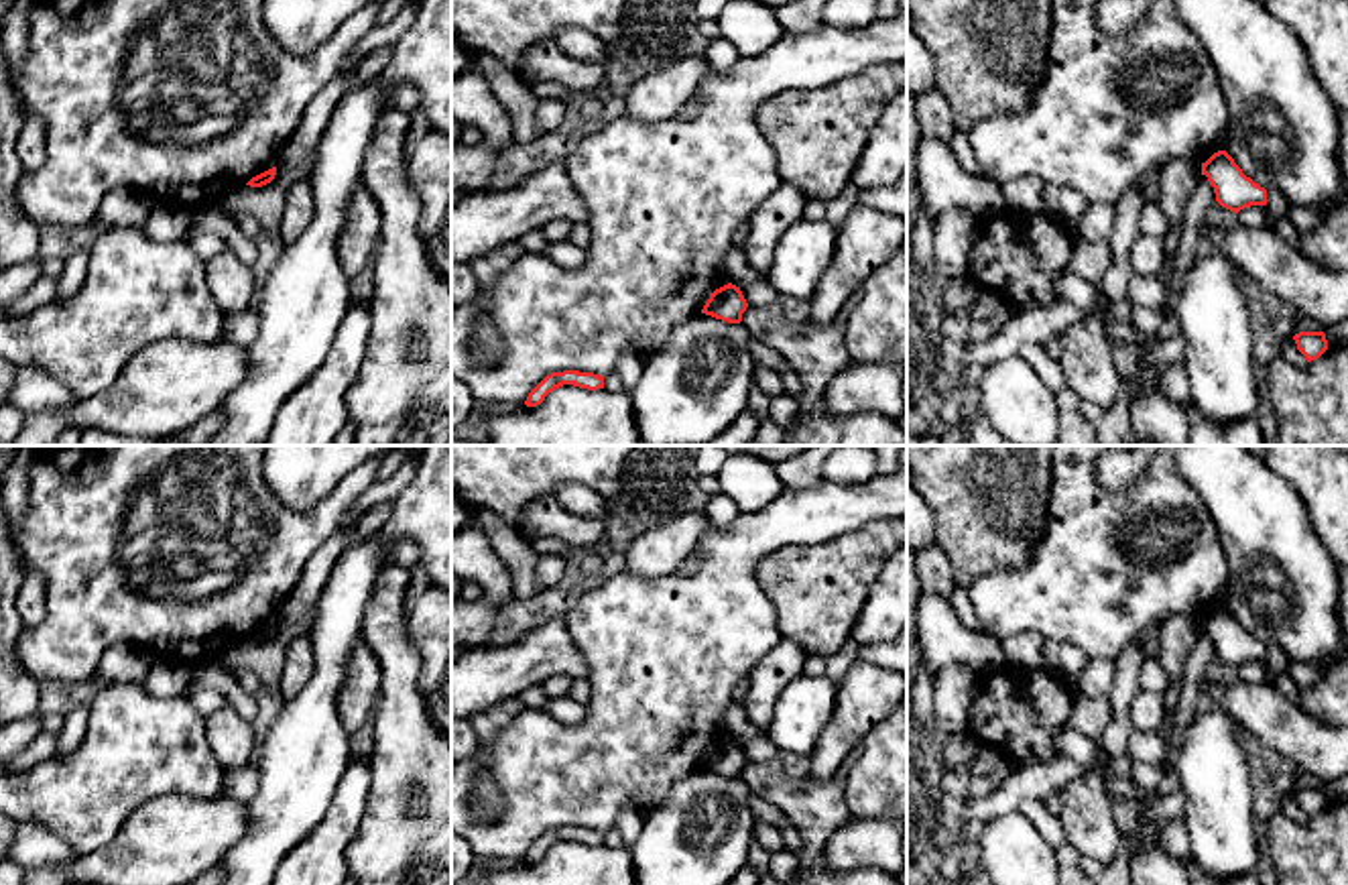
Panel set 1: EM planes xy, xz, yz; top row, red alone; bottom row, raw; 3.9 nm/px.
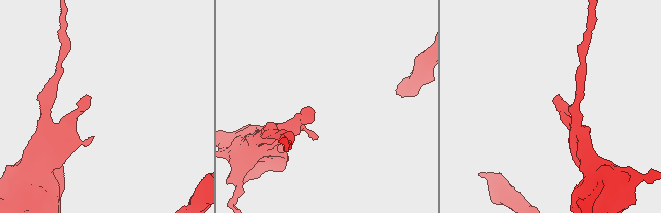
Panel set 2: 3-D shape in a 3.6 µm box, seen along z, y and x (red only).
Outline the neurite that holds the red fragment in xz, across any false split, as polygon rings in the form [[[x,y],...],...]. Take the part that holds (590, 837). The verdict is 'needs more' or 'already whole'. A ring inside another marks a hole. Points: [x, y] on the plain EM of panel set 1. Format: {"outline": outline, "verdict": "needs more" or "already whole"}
{"outline": [[[563,826],[547,830],[527,852],[527,863],[537,863],[545,857],[549,848],[563,840],[573,840],[588,846],[604,844],[604,832],[594,828]]], "verdict": "already whole"}

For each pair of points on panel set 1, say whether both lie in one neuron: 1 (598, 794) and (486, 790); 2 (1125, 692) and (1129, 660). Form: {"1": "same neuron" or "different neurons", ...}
{"1": "different neurons", "2": "same neuron"}

